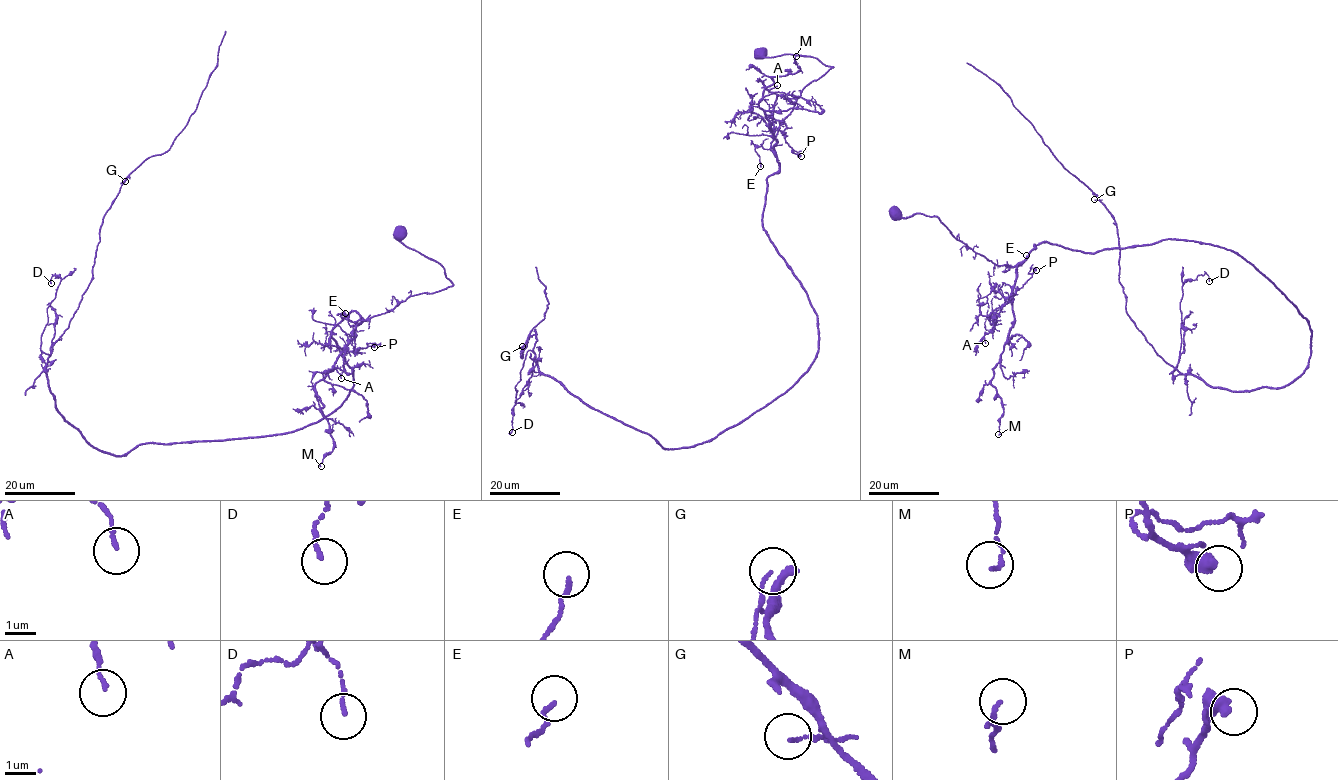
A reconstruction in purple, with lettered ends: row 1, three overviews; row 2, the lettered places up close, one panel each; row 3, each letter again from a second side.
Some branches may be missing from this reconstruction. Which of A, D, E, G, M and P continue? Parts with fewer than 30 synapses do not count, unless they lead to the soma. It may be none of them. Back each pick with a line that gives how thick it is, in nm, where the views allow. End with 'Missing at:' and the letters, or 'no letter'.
Missing at: no letter

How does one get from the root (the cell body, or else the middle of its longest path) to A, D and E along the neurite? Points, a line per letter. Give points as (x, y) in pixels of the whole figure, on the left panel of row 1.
A: (400, 231), (402, 243), (440, 263), (452, 285), (354, 322), (344, 370), (336, 369), (341, 378)
D: (400, 231), (452, 285), (350, 311), (341, 405), (259, 437), (90, 446), (48, 383), (51, 283)
E: (400, 231), (402, 243), (440, 263), (452, 285), (411, 296), (366, 321), (343, 319), (345, 313)

